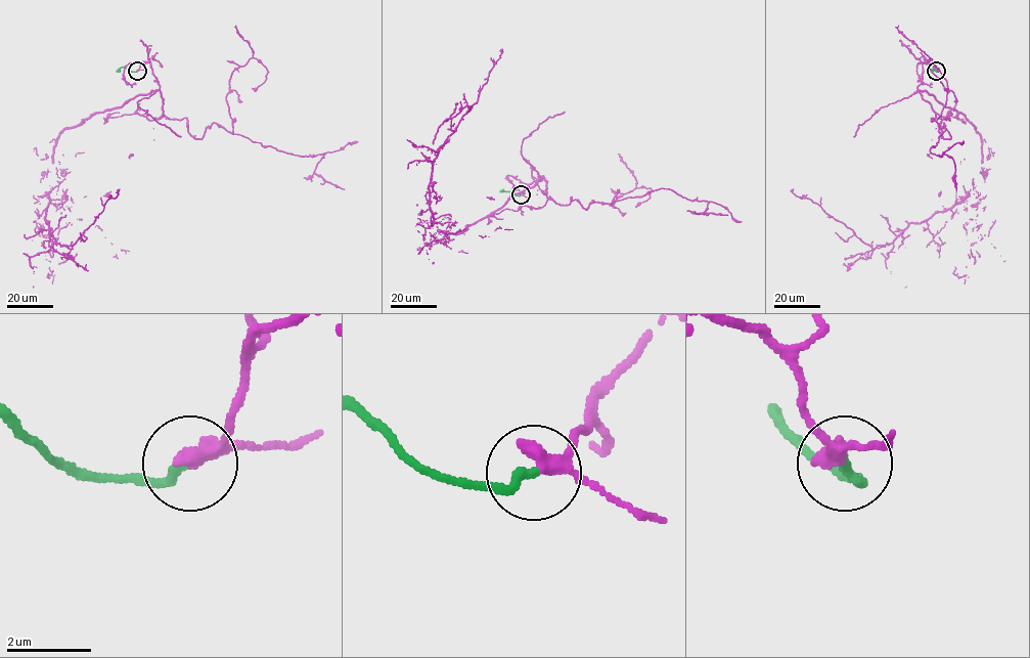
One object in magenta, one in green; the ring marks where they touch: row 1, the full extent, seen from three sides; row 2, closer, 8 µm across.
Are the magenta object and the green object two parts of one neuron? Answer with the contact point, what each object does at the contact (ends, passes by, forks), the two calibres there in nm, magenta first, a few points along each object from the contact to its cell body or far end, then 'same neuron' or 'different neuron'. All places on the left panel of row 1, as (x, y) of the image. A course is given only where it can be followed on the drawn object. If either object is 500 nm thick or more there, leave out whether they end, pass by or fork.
at (137, 71); magenta passes by; green ends there; 320 nm thick on the magenta side, 240 nm on the other; magenta runs (137, 71), (148, 62), (159, 88), (57, 139), (68, 200), (46, 208), (55, 243), (72, 248), (119, 188); green runs (137, 71), (121, 67), (117, 72); same neuron

